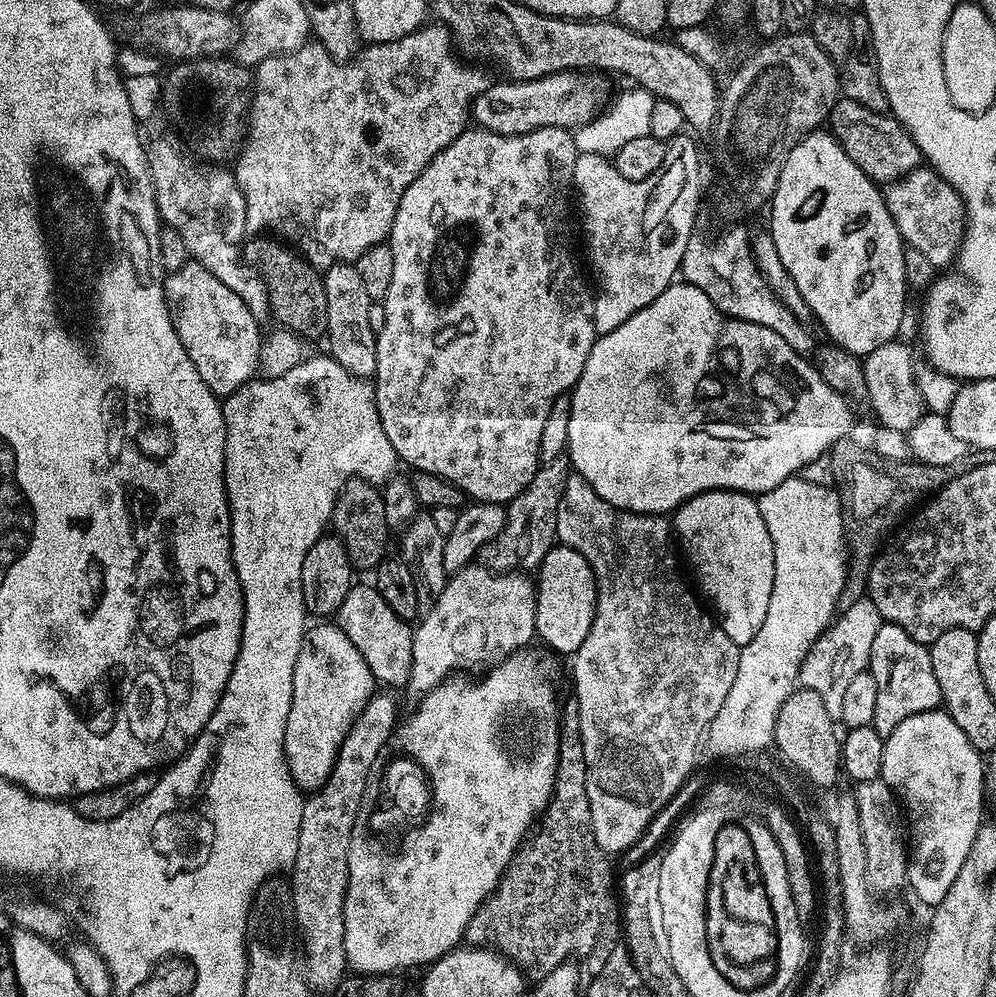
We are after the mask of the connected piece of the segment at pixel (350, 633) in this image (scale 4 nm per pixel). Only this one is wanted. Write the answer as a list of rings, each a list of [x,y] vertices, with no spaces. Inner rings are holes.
[[[353,585],[334,620],[350,642],[357,646],[379,683],[400,688],[407,685],[413,666],[413,627],[395,614],[373,585]]]

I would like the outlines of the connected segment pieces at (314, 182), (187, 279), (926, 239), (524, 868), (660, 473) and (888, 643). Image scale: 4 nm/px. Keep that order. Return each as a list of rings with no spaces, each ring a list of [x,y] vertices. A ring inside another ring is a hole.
[[[428,22],[388,44],[369,44],[355,57],[354,62],[335,60],[319,42],[305,42],[297,52],[283,52],[280,56],[268,56],[261,64],[255,65],[254,83],[250,97],[250,107],[246,117],[246,135],[242,147],[235,157],[234,178],[246,198],[246,216],[252,216],[256,224],[261,224],[264,232],[295,247],[296,251],[317,270],[323,270],[341,262],[354,262],[370,246],[385,243],[389,239],[402,194],[430,166],[430,162],[454,138],[458,138],[469,127],[472,101],[494,82],[483,72],[483,67],[458,58],[454,51],[452,33],[439,22]]]
[[[195,262],[171,269],[164,278],[164,301],[168,304],[174,330],[190,354],[190,362],[194,362],[202,382],[206,382],[215,396],[233,396],[257,375],[261,325],[254,314],[246,310],[246,302],[242,302],[230,286],[218,282],[210,270]]]
[[[921,166],[900,180],[893,180],[883,189],[884,204],[890,210],[894,222],[907,247],[918,250],[938,270],[953,263],[960,243],[964,241],[966,213],[964,200],[931,167]]]
[[[576,734],[565,735],[560,741],[560,764],[556,767],[556,788],[552,792],[552,800],[545,808],[544,815],[535,825],[534,831],[512,855],[512,861],[508,863],[508,869],[497,882],[496,889],[485,898],[484,905],[470,918],[467,928],[464,929],[464,940],[477,948],[490,948],[499,952],[501,956],[507,956],[517,968],[528,974],[533,972],[536,978],[542,978],[548,972],[553,972],[558,964],[571,961],[572,955],[580,956],[580,958],[587,957],[589,950],[598,938],[598,930],[602,926],[604,915],[610,910],[611,904],[608,903],[612,900],[612,868],[608,865],[608,860],[609,857],[600,849],[594,838],[594,830],[590,822],[590,798],[586,798],[586,762],[584,761],[584,751],[580,745],[580,737]]]
[[[674,282],[650,306],[638,310],[622,326],[597,335],[594,346],[590,350],[590,358],[586,358],[586,366],[582,366],[582,374],[578,382],[570,390],[570,434],[568,435],[567,459],[580,476],[610,506],[620,508],[624,512],[642,512],[645,514],[672,514],[681,504],[694,499],[703,492],[731,490],[745,494],[759,494],[766,490],[774,490],[782,482],[801,471],[803,464],[812,464],[820,455],[827,453],[833,444],[845,439],[852,428],[853,405],[834,388],[824,381],[819,368],[811,359],[800,356],[782,334],[774,334],[761,324],[730,318],[727,312],[719,312],[698,290],[698,286]]]
[[[881,623],[877,636],[874,638],[874,646],[870,646],[870,662],[868,671],[874,674],[874,682],[878,686],[878,699],[872,728],[878,730],[880,736],[888,736],[898,726],[898,722],[905,721],[912,714],[922,714],[923,712],[934,712],[941,707],[942,697],[938,690],[938,678],[934,678],[934,662],[930,662],[928,653],[929,645],[918,642],[902,630],[902,626],[897,624]]]

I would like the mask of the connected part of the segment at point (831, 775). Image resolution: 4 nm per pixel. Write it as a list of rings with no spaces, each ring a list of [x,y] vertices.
[[[797,687],[790,694],[790,698],[782,702],[782,710],[778,710],[778,722],[774,728],[775,751],[789,765],[794,764],[810,783],[817,784],[820,788],[832,788],[836,779],[842,776],[842,740],[838,732],[836,736],[836,728],[838,729],[837,721],[830,714],[830,710],[826,710],[822,698],[818,698],[818,694],[814,694],[809,688]]]

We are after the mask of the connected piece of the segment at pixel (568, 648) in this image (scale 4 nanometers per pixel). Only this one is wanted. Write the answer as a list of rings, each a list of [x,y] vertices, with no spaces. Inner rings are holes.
[[[557,543],[541,558],[534,583],[536,636],[539,643],[556,654],[574,654],[578,646],[586,642],[586,634],[590,634],[590,626],[596,613],[596,579],[590,562],[586,562],[586,558],[578,554],[578,550]]]

